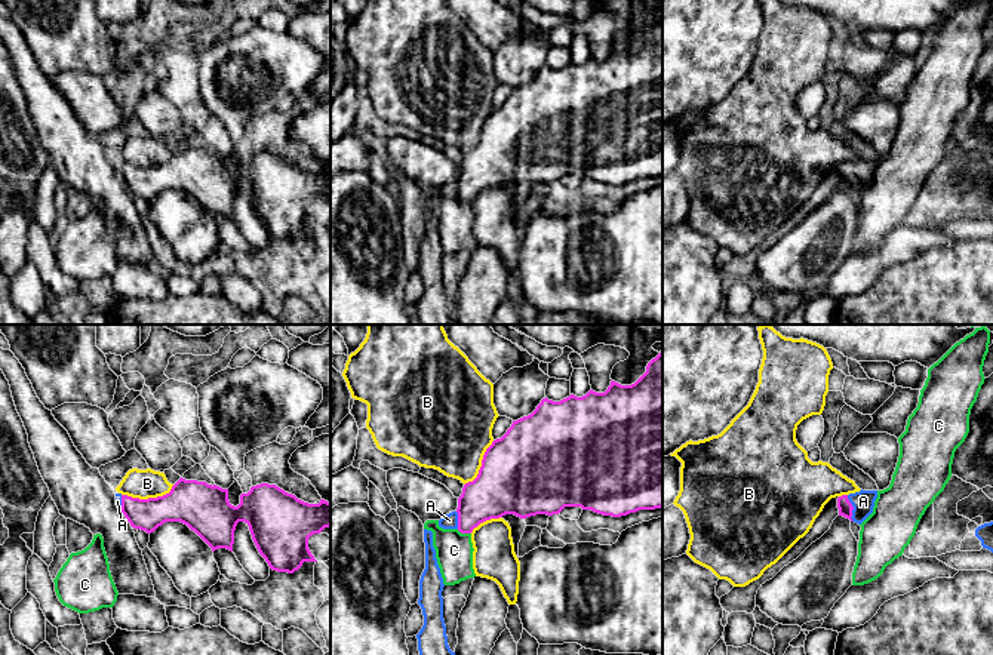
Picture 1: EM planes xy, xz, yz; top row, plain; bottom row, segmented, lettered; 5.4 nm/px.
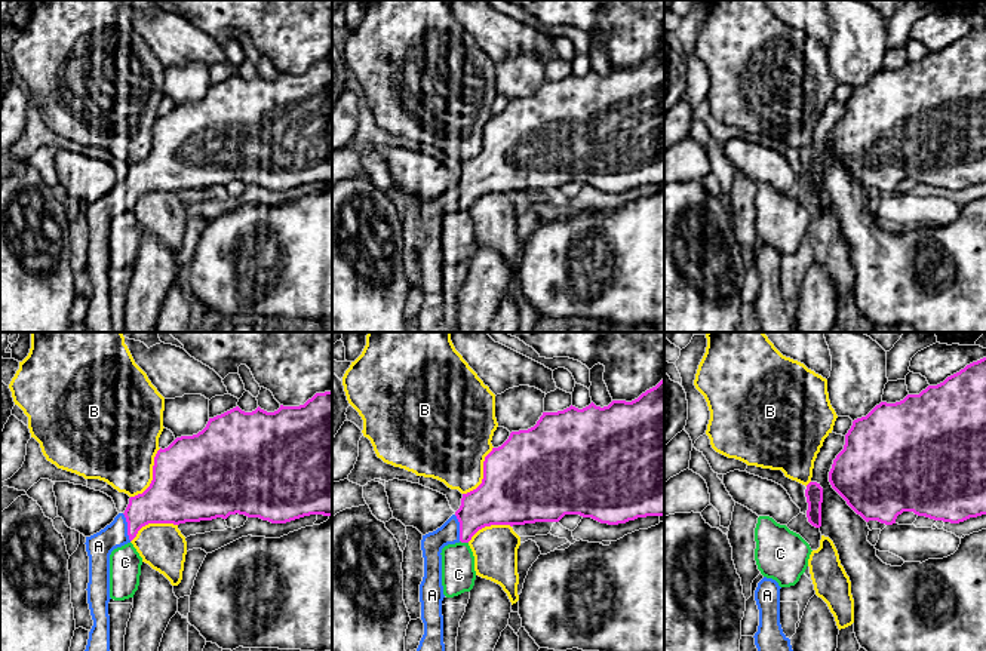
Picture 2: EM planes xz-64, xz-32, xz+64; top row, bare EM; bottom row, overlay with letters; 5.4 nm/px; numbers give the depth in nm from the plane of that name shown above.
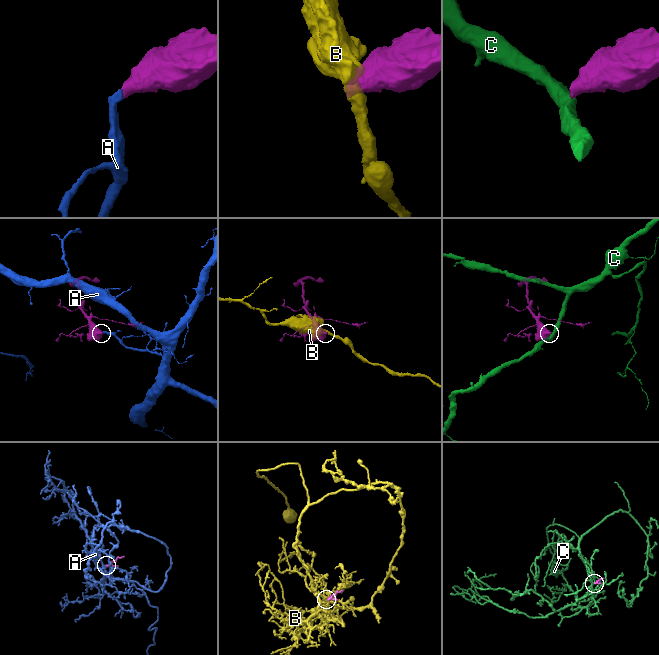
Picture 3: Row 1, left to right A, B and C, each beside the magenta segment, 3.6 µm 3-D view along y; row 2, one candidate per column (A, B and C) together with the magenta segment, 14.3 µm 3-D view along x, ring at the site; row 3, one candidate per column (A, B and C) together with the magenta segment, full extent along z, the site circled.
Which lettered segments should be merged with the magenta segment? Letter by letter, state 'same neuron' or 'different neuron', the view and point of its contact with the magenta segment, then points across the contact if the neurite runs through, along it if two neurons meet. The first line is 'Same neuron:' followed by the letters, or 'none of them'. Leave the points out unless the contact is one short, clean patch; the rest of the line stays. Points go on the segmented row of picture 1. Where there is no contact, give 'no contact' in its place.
Same neuron: A
A: same neuron | yz (852, 509) | across yz (845, 507), (852, 509), (863, 501)
B: different neuron | xy (148, 498)
C: different neuron | xz (464, 532) | along xz (457, 529), (470, 534)

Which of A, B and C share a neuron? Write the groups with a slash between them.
A / B / C

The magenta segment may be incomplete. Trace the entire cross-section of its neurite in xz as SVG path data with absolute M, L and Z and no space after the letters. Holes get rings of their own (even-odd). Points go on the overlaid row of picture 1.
M662 353L652 359L646 372L631 385L611 381L605 393L553 402L547 397L537 409L513 421L507 433L486 449L477 477L462 488L458 508L439 520L443 529L471 533L480 523L514 514L559 514L565 507L581 507L612 517L662 507Z

